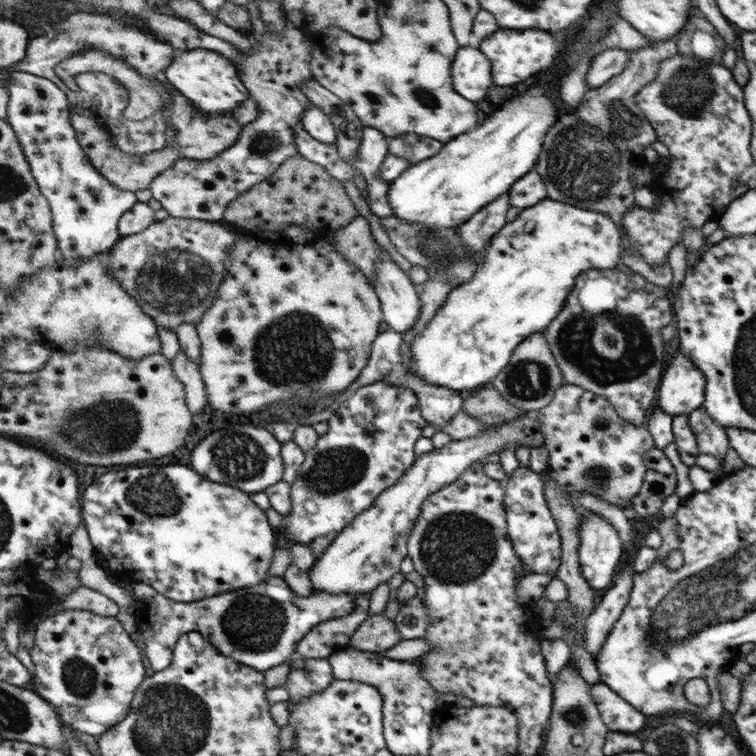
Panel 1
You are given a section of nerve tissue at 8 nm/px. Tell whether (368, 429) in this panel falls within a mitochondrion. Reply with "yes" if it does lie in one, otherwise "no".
yes

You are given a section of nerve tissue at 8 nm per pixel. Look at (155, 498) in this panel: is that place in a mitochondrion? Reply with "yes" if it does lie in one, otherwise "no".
yes

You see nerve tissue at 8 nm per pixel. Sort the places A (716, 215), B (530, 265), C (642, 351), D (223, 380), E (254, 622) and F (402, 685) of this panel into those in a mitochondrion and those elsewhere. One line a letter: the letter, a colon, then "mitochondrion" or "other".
A: other
B: other
C: mitochondrion
D: other
E: mitochondrion
F: mitochondrion

